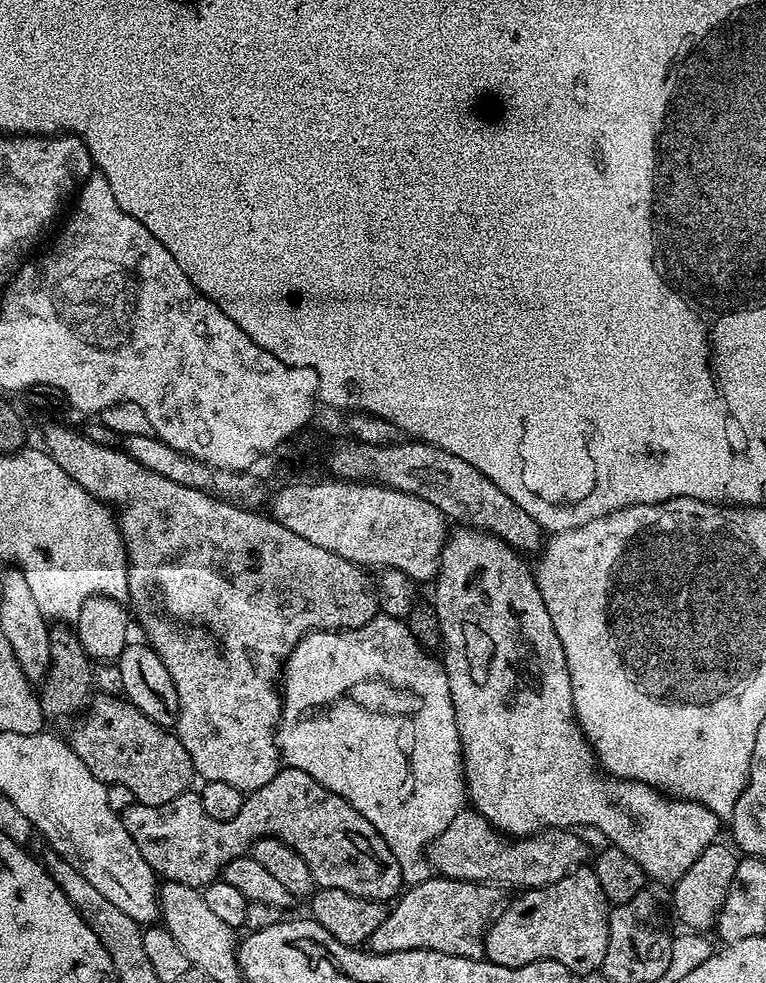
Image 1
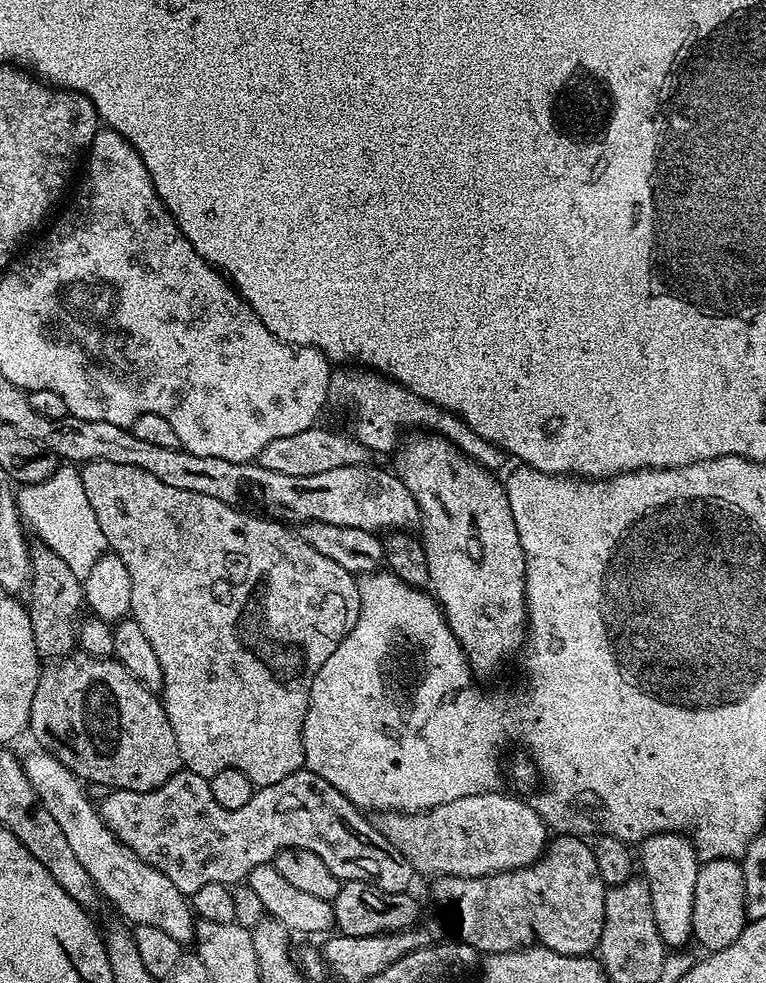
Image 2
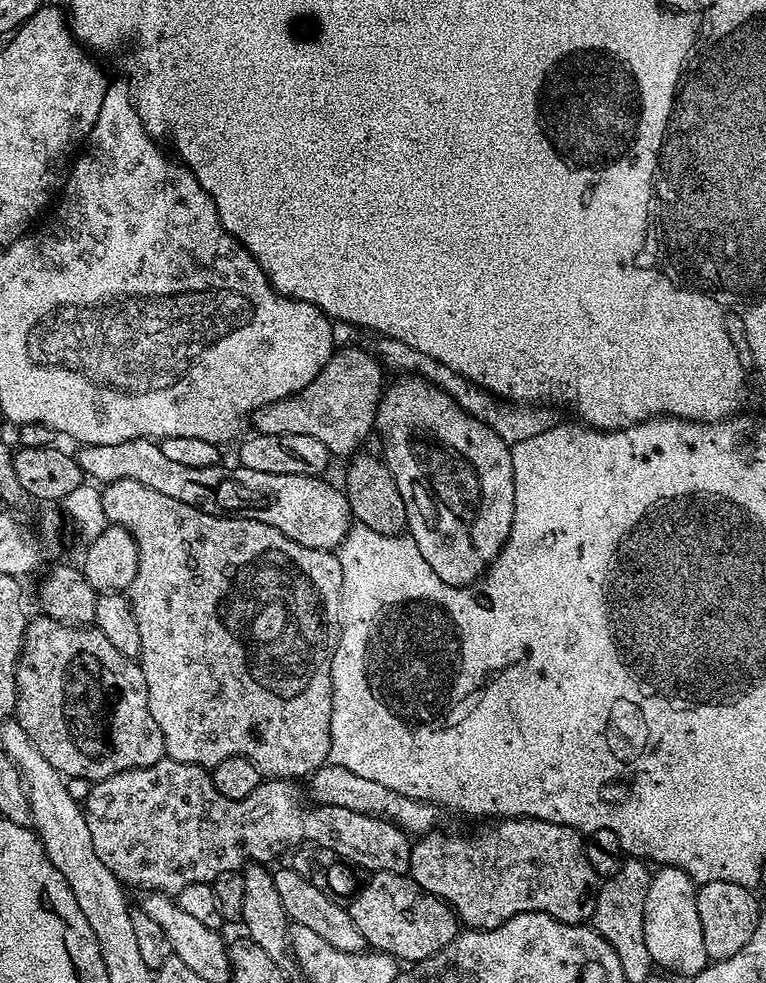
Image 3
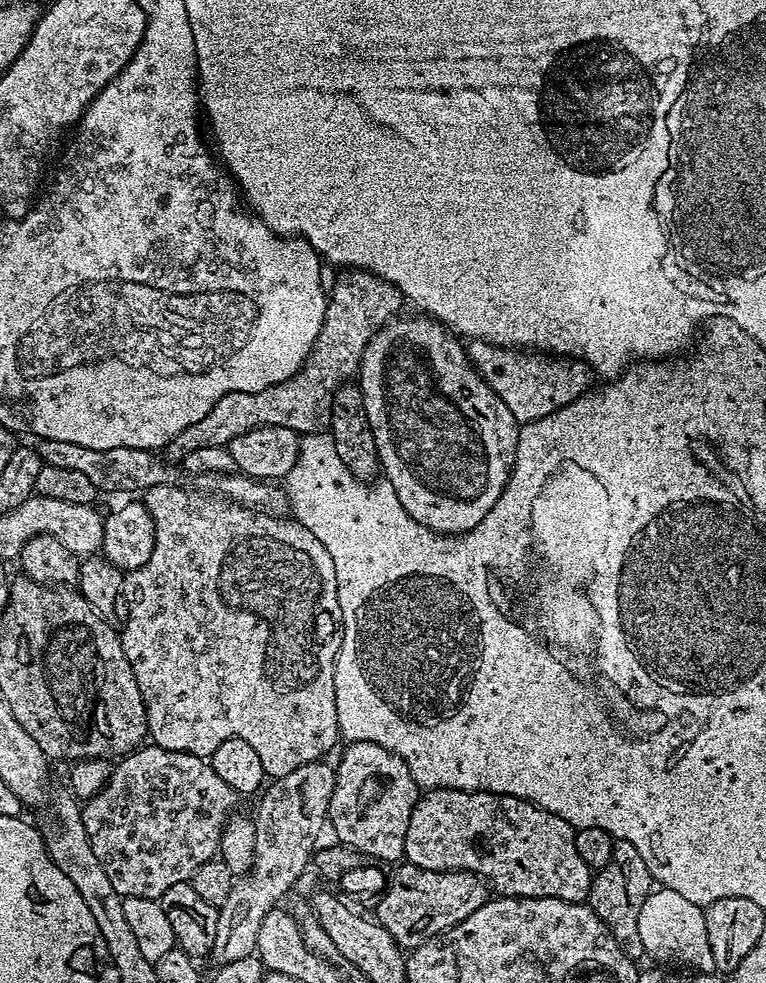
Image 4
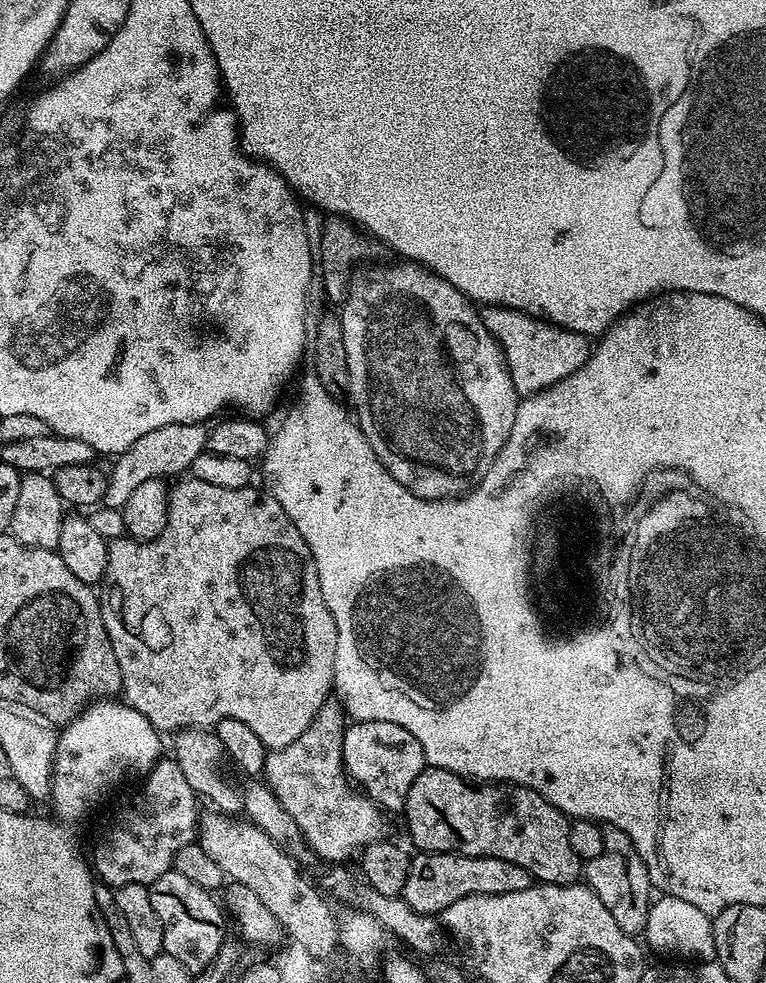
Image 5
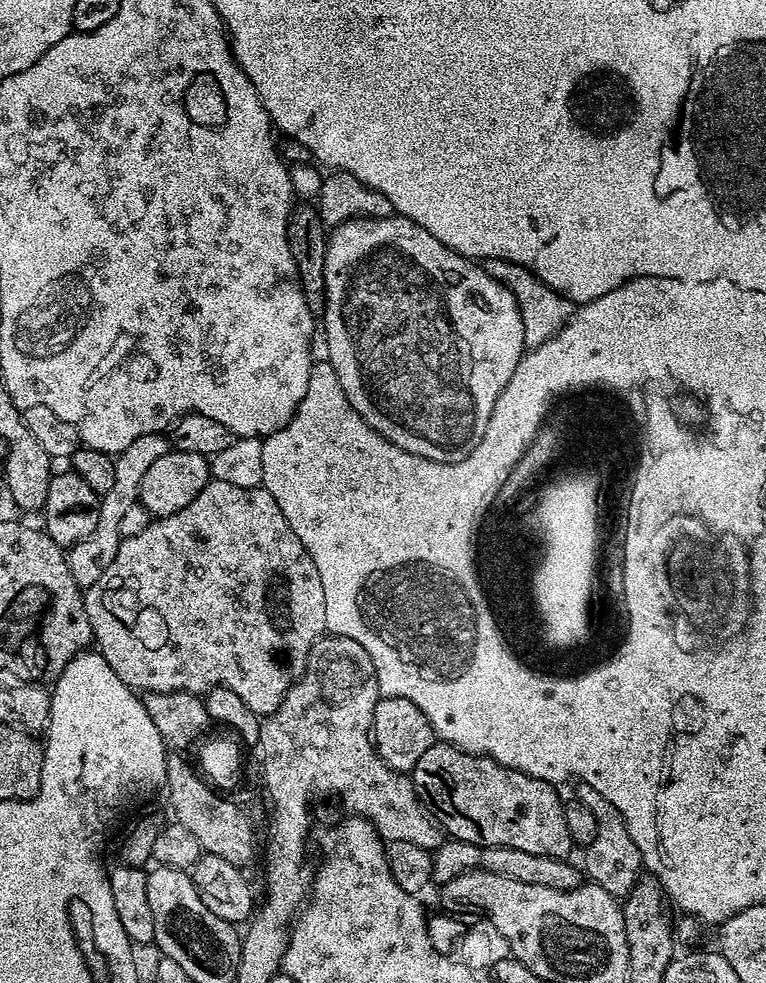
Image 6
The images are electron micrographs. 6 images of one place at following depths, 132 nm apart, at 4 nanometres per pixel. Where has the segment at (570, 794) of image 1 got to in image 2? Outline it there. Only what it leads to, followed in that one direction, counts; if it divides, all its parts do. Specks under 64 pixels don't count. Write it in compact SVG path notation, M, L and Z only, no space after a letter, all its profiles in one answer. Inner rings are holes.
M426 432L408 436L399 441L398 447L395 449L396 465L394 471L399 476L400 481L406 486L406 490L410 490L410 494L414 494L414 502L418 502L418 510L420 511L419 523L424 524L424 536L422 535L422 543L424 545L424 553L426 554L426 566L430 570L431 595L437 604L440 605L444 617L448 620L450 630L454 634L454 638L458 638L460 649L464 651L468 658L468 666L472 669L477 677L488 676L491 672L496 672L516 651L523 649L526 644L526 633L528 630L528 603L526 602L526 558L522 550L522 542L518 538L518 526L514 526L514 514L510 514L510 498L508 497L508 489L505 481L501 479L495 471L482 468L475 461L467 457L462 450L458 449L442 436L435 436ZM659 832L641 840L638 845L638 868L650 886L650 902L654 906L654 922L658 922L658 934L669 949L680 950L687 940L693 939L694 881L702 861L687 836L679 832Z

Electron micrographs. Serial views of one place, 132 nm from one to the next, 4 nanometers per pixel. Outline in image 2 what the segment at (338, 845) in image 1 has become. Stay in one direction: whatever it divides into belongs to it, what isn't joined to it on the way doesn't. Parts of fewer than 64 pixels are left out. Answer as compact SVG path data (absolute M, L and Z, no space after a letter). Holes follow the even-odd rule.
M187 770L175 772L166 783L149 792L135 792L134 790L117 788L109 791L105 796L108 797L102 802L99 801L98 807L100 809L100 816L106 822L109 830L123 844L130 846L130 850L134 850L134 854L139 860L154 866L154 870L166 874L166 878L170 878L170 882L174 882L174 886L178 886L180 893L189 898L198 890L202 890L202 886L210 886L211 884L235 886L247 881L250 870L254 870L254 866L273 863L276 859L276 853L282 851L283 848L301 848L302 850L310 850L312 853L318 854L318 858L322 858L322 862L326 862L326 867L330 870L330 874L337 876L341 882L346 880L367 880L374 887L381 888L387 892L408 892L411 889L412 879L414 879L410 862L406 862L406 858L402 858L402 854L398 854L398 850L394 850L394 846L390 846L390 842L386 842L386 838L382 838L382 834L376 828L375 823L369 817L367 820L364 817L367 815L362 814L361 809L349 802L349 800L346 800L340 792L334 792L329 784L318 783L318 778L315 774L307 770L290 774L286 778L282 778L282 782L274 782L274 786L256 788L252 793L250 802L246 802L246 806L242 806L238 810L222 810L222 806L218 806L218 802L214 802L214 798L210 794L208 777L199 776Z

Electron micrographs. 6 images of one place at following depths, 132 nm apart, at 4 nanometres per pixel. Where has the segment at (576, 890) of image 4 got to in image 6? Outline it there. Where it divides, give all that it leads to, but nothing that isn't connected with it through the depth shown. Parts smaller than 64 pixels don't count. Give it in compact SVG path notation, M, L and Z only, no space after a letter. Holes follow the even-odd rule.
M434 742L412 767L410 779L421 804L451 839L476 844L480 848L513 848L555 860L571 857L574 845L566 826L565 801L560 800L557 785L522 774L494 762L489 756L472 756L452 744Z

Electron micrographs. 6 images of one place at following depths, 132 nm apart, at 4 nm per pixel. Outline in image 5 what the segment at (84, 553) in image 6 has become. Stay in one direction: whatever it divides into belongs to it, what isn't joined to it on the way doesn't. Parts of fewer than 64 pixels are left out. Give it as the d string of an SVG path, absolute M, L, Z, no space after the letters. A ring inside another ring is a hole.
M207 423L203 424L175 424L174 426L161 426L159 430L150 430L150 434L142 434L134 446L115 457L113 468L108 472L108 485L102 501L105 508L123 509L126 498L134 494L137 486L147 480L164 480L179 477L191 469L194 458L202 454L208 447Z

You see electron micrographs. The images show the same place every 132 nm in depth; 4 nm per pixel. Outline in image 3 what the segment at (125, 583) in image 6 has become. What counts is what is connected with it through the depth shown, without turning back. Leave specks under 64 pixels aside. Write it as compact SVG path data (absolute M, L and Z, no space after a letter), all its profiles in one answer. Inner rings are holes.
M130 478L103 485L102 510L105 521L125 528L138 546L138 574L130 589L132 613L138 622L140 639L138 663L146 678L150 714L154 722L158 722L158 730L162 730L165 757L211 770L218 766L218 762L226 762L226 758L241 756L260 771L261 777L293 782L299 781L299 776L311 777L317 768L329 763L332 659L340 641L342 606L342 566L339 555L332 550L298 546L294 538L286 538L286 534L274 526L266 526L262 522L237 516L221 516L186 506L186 502L178 502L178 498L170 498L159 490L150 490L150 486L142 486L142 482L130 482Z

